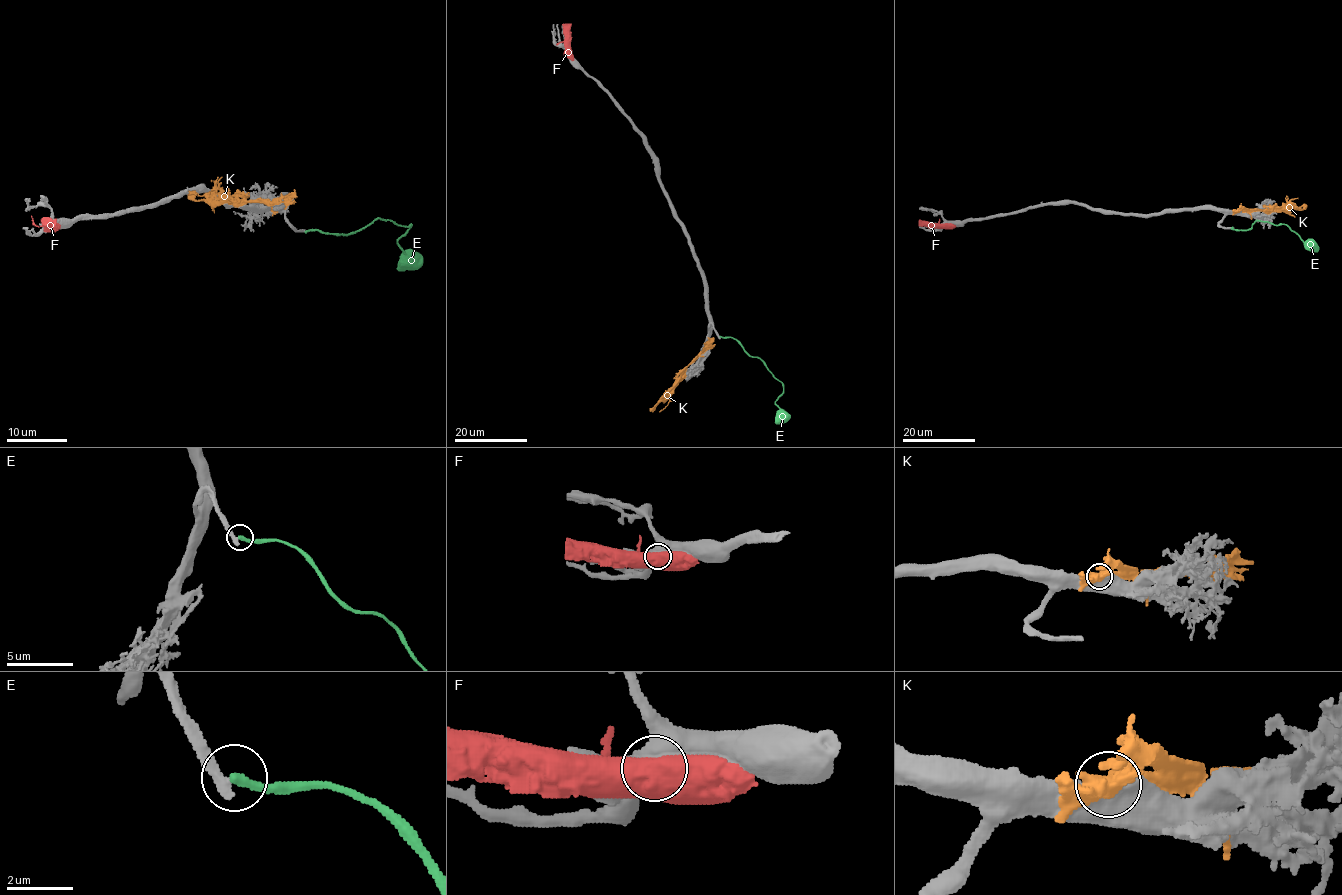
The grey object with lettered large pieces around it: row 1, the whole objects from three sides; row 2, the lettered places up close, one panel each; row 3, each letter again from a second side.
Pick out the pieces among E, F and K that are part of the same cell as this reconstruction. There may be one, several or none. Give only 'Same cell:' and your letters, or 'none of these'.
Same cell: none of these

